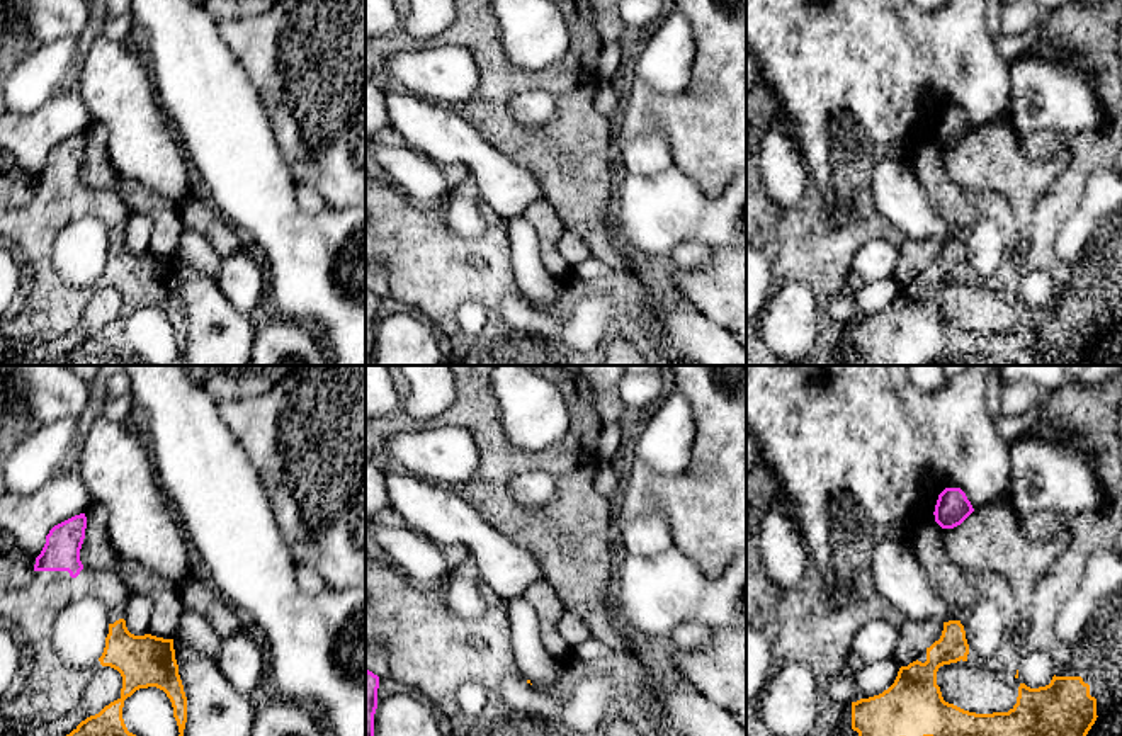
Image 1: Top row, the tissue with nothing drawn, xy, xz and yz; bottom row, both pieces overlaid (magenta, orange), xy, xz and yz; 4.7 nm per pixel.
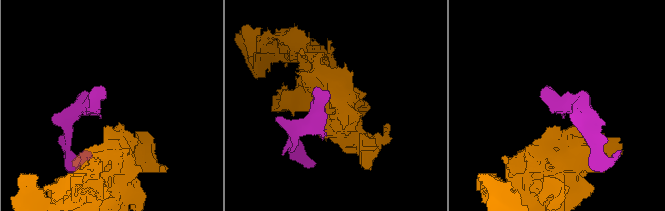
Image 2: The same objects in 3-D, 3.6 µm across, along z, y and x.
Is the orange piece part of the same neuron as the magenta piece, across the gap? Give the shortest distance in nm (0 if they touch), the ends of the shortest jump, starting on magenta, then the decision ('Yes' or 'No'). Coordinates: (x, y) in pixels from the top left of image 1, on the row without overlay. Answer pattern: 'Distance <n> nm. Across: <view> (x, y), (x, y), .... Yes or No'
Distance 280 nm. Across: xy (75, 196), (109, 243). Yes

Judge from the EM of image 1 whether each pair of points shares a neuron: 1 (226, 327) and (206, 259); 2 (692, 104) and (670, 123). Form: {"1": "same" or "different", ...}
{"1": "same", "2": "same"}

